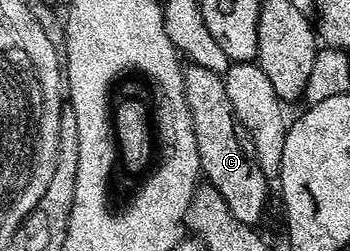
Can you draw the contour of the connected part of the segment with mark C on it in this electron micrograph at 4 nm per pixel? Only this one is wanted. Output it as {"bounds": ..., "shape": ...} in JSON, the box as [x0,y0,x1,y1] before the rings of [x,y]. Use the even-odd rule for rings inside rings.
{"bounds":[184,64,270,227],"shape":[[[188,64],[184,66],[184,95],[194,124],[194,140],[198,144],[200,169],[207,185],[214,187],[226,200],[226,208],[234,220],[259,227],[260,217],[268,206],[270,178],[263,174],[255,158],[254,144],[234,114],[230,99],[226,96],[224,79],[209,68]]]}

